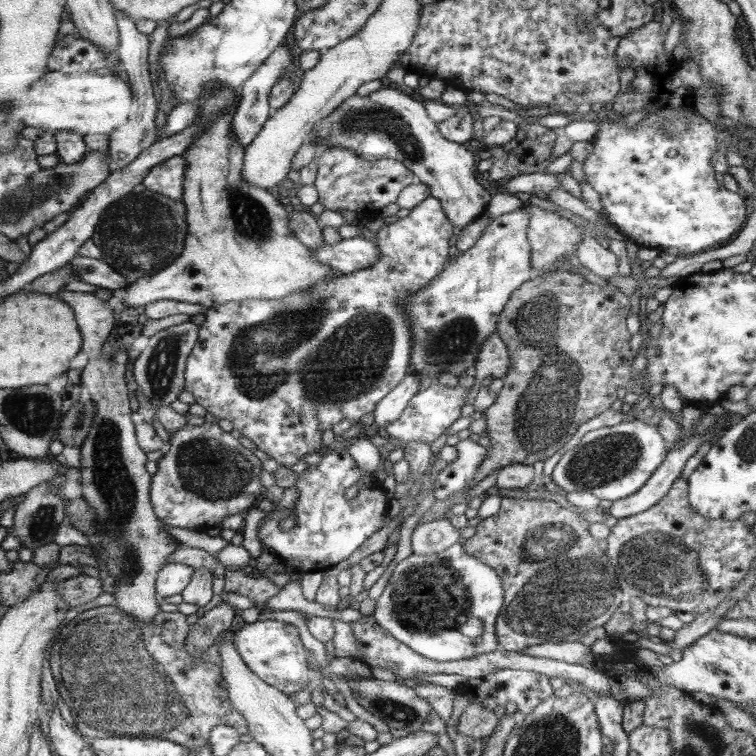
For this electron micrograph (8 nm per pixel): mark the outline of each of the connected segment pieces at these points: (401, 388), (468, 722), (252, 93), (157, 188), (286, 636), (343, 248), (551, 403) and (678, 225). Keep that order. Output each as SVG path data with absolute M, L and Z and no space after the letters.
M412 371L406 375L400 385L394 386L392 393L386 396L373 411L375 423L383 431L388 424L395 422L408 407L410 400L420 390L420 379Z
M474 701L461 714L456 725L457 732L481 740L484 736L490 736L494 732L498 721L498 716L493 710L486 708L480 701Z
M287 40L287 42L282 42L281 46L278 46L277 50L274 50L274 55L266 60L265 64L262 64L261 68L249 78L245 84L242 84L241 88L238 90L242 97L240 97L240 103L235 107L234 117L233 117L233 131L234 135L238 137L238 141L247 147L257 134L262 130L264 123L271 117L273 111L269 105L269 96L272 86L278 82L280 75L282 75L286 70L286 66L290 64L297 64L297 58L292 56L290 48L292 40Z
M174 155L152 167L143 178L147 190L182 200L186 160L183 155Z
M259 619L253 623L241 623L234 632L234 646L244 660L246 666L254 671L261 679L265 679L270 686L285 691L286 694L296 693L308 684L308 652L298 638L298 629L292 623L279 620Z
M362 236L342 239L339 243L324 243L314 249L318 262L332 266L337 272L351 273L368 268L380 259L380 250L371 240Z
M561 269L535 276L513 293L509 304L506 304L505 310L501 313L500 320L497 322L497 333L505 342L510 352L510 369L508 369L507 374L502 378L504 380L504 387L498 392L496 402L484 413L484 417L486 418L484 436L490 439L492 446L490 446L489 455L486 456L484 463L480 467L481 472L478 472L477 478L470 485L470 488L466 488L466 494L468 494L468 489L474 488L477 482L484 480L494 470L499 470L512 464L533 466L536 462L548 460L550 456L556 454L558 450L561 450L572 439L572 436L582 424L603 414L614 404L614 400L616 400L616 388L618 386L622 386L626 392L631 392L630 388L626 387L628 380L630 380L630 364L632 364L632 358L634 358L634 352L630 350L630 332L626 328L626 318L628 318L628 314L631 314L628 306L630 306L630 296L622 294L620 289L616 288L615 285L594 286L594 284L586 282L580 276L580 273L563 271Z
M696 110L679 114L690 128L680 135L666 135L664 115L652 113L631 128L624 125L624 117L618 117L610 111L598 116L598 130L592 139L592 150L584 159L583 170L586 183L600 195L600 202L606 212L606 218L618 232L634 240L638 247L663 250L676 248L679 256L698 254L718 248L724 242L730 242L746 222L749 200L741 192L726 190L718 180L712 166L712 155L716 153L716 128Z

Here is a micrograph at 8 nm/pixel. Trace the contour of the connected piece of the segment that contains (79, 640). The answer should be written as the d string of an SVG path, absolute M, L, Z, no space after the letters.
M104 605L93 607L82 613L78 613L75 618L69 622L65 622L61 626L59 636L56 642L52 644L50 650L50 669L54 675L59 696L62 696L63 701L68 704L71 714L75 720L75 725L78 727L80 734L88 740L110 738L110 737L158 737L161 739L170 739L172 742L181 743L182 746L190 747L191 749L200 749L202 745L209 742L212 736L212 730L216 725L226 725L234 727L240 734L249 733L249 724L245 720L245 716L234 706L229 696L229 687L226 686L225 676L223 675L221 666L221 650L214 644L208 646L206 652L202 652L200 659L194 659L187 649L187 638L189 636L191 625L189 624L188 616L180 611L176 612L158 612L152 622L144 622L140 618L134 618L134 614L126 614L120 607Z

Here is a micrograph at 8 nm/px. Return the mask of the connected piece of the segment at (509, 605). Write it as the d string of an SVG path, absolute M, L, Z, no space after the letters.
M502 497L500 512L488 518L477 519L475 522L476 534L469 540L466 540L463 546L465 550L483 563L489 564L501 576L505 586L505 604L497 618L497 636L500 648L507 651L523 651L530 646L544 644L545 642L578 642L579 638L587 633L591 628L604 626L608 624L613 614L617 612L622 601L627 599L626 592L621 589L620 580L618 579L617 567L610 562L606 556L606 540L598 540L589 534L591 524L570 510L566 510L564 503L557 503L553 500L544 498L540 499L514 499Z

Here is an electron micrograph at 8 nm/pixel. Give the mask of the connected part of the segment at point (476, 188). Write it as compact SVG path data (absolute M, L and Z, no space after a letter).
M393 86L382 87L367 96L350 97L330 116L318 121L311 140L318 146L315 161L322 150L340 146L354 150L370 162L394 158L405 163L416 179L429 187L431 195L441 201L450 222L460 229L474 222L492 200L490 192L475 178L472 152L442 135L426 106Z

